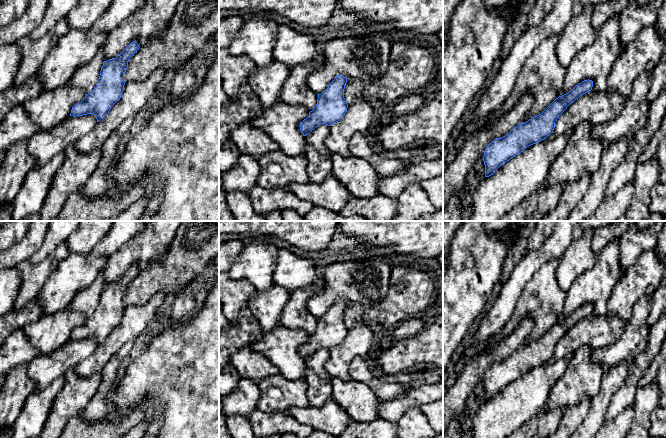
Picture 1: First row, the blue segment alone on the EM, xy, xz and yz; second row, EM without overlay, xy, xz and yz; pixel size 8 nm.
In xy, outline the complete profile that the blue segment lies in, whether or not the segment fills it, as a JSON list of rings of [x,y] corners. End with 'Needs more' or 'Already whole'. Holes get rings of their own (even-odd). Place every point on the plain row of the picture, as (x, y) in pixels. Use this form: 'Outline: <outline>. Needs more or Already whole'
Outline: [[[133,265],[116,282],[104,285],[96,310],[81,326],[72,331],[70,340],[94,338],[97,346],[103,343],[120,324],[124,315],[124,298],[128,285],[139,272],[138,267]]]. Already whole

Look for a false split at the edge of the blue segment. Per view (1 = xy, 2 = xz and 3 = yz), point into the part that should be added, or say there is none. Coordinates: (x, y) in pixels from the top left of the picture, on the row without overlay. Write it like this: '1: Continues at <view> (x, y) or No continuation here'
1: No continuation here
2: No continuation here
3: No continuation here

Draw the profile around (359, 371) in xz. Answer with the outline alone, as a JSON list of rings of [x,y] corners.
[[[356,357],[350,363],[349,375],[351,379],[365,383],[375,393],[379,400],[389,401],[401,399],[407,394],[407,388],[399,383],[390,383],[375,377],[366,360]]]

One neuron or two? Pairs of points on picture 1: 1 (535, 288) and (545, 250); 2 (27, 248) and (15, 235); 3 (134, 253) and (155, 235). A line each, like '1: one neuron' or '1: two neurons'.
1: two neurons
2: two neurons
3: one neuron

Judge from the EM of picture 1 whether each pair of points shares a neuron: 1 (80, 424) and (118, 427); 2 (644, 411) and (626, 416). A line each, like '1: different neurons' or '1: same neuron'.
1: same neuron
2: different neurons

